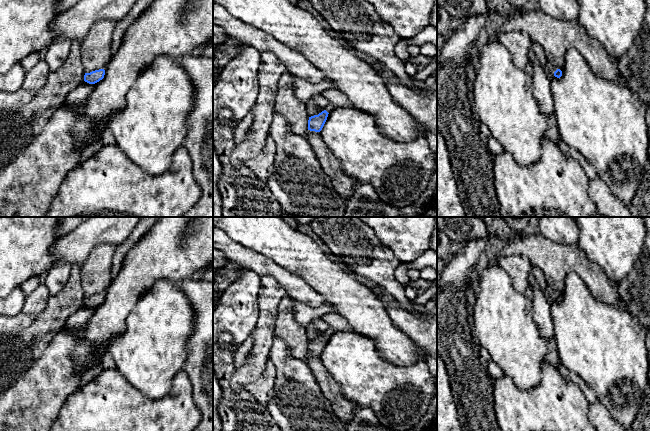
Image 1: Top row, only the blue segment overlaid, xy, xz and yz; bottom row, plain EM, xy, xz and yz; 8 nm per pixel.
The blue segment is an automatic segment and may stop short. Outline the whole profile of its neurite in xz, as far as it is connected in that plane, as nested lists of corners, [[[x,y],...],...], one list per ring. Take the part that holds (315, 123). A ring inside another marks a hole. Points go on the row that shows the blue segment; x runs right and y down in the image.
[[[328,104],[324,111],[318,115],[309,117],[308,120],[308,130],[320,132],[327,120],[328,114],[335,108],[334,105]]]

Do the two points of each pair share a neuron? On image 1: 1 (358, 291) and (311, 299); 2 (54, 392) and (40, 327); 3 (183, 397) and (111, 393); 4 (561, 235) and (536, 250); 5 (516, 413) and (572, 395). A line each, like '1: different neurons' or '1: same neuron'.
1: different neurons
2: different neurons
3: same neuron
4: different neurons
5: same neuron

